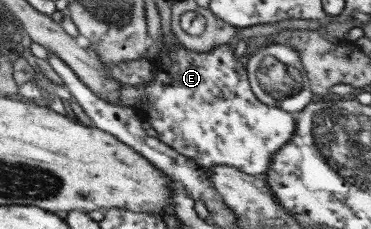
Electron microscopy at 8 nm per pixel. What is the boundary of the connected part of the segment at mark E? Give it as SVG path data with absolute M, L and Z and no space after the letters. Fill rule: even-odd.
M162 36L161 60L153 61L153 79L139 87L125 85L119 91L119 98L125 106L137 110L142 120L151 124L161 142L196 161L200 167L225 165L262 177L269 171L273 155L295 135L295 118L279 106L265 105L255 97L249 86L246 69L242 67L241 61L235 58L234 49L233 45L223 44L205 53L193 53L185 49L179 41L178 47L169 49Z

